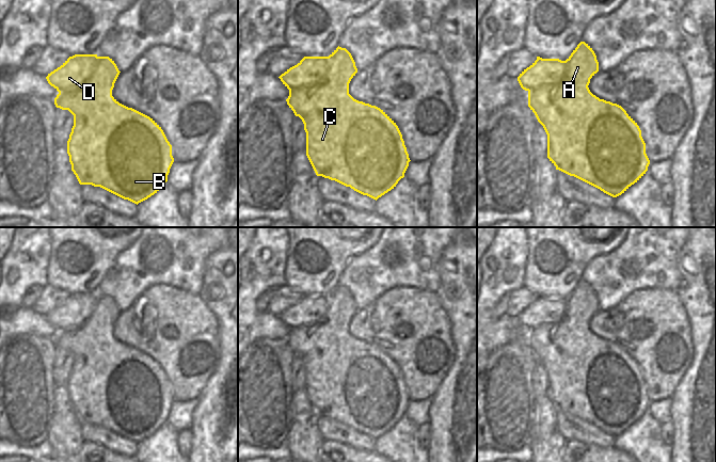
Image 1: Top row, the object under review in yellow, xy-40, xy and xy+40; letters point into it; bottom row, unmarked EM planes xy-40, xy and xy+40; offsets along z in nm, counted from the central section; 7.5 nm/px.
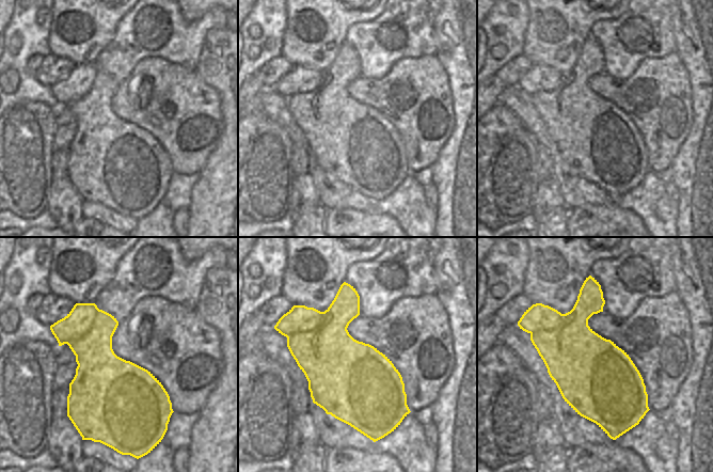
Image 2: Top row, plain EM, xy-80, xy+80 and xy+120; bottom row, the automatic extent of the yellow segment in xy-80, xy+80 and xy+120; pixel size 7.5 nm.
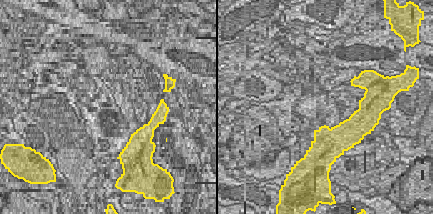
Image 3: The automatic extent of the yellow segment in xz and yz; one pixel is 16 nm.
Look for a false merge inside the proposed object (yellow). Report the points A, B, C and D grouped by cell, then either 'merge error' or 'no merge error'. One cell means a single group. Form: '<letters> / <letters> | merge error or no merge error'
A B C D | no merge error

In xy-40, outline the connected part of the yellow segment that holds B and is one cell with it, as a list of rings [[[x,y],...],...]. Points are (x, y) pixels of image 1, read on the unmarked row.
[[[75,293],[46,318],[59,331],[54,337],[55,346],[74,354],[67,393],[79,423],[100,426],[138,444],[165,424],[174,397],[172,384],[161,366],[112,335],[120,312],[109,296]]]

